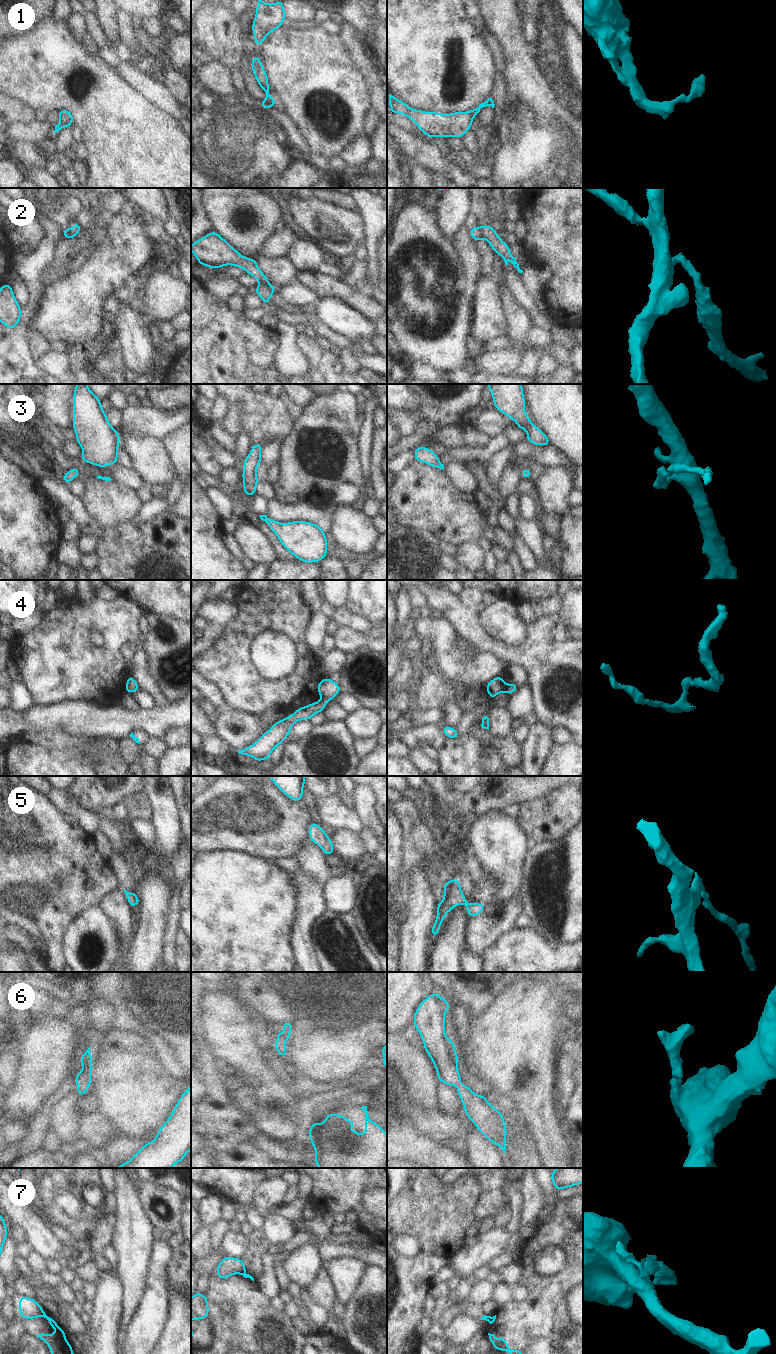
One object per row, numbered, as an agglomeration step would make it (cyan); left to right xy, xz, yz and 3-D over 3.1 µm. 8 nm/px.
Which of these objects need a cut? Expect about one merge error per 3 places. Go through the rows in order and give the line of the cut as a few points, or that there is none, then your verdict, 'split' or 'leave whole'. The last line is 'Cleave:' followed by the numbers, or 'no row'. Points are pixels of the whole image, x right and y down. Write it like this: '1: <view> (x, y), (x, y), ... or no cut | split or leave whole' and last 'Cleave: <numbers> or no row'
1: no cut | leave whole
2: xz (259, 282), (271, 286) | split
3: no cut | leave whole
4: xz (321, 696), (328, 700) | split
5: no cut | leave whole
6: no cut | leave whole
7: xy (47, 1316), (45, 1318) | split
Cleave: 2, 4, 7

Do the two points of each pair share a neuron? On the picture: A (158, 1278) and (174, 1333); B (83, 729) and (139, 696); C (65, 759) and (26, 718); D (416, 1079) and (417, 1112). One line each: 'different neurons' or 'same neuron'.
A: different neurons
B: different neurons
C: different neurons
D: different neurons

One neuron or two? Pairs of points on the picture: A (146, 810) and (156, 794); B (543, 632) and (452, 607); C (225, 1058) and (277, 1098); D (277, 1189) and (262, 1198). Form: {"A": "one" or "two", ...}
{"A": "two", "B": "one", "C": "one", "D": "one"}

